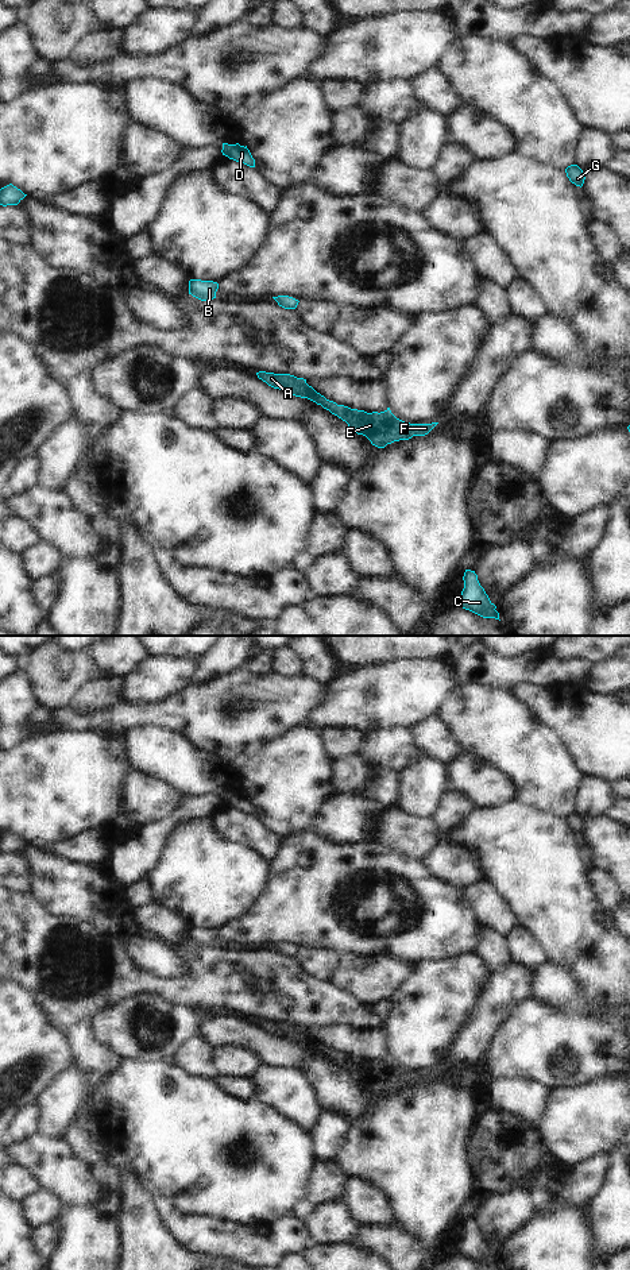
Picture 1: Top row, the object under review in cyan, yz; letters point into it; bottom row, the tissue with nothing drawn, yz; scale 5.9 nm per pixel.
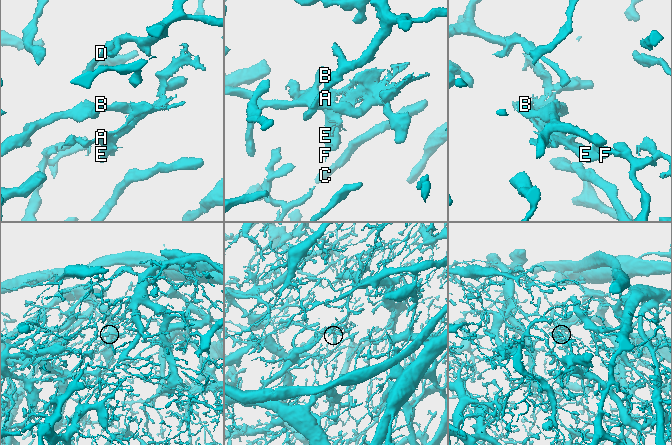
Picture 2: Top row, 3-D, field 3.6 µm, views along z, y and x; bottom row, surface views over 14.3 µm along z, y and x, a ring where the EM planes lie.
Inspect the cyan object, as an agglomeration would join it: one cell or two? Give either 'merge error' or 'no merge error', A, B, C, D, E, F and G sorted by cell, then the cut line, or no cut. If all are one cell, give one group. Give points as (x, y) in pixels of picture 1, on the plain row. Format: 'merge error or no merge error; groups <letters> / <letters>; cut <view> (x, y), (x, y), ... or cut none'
no merge error; groups A B C D E F G; cut none

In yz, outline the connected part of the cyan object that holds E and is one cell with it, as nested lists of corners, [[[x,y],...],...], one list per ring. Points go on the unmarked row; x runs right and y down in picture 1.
[[[259,1019],[258,1026],[274,1037],[287,1039],[295,1045],[308,1046],[332,1062],[337,1064],[348,1072],[357,1082],[366,1084],[372,1093],[384,1096],[387,1092],[399,1088],[409,1088],[413,1084],[428,1082],[438,1070],[432,1072],[410,1072],[397,1066],[390,1055],[384,1059],[367,1061],[364,1058],[351,1057],[344,1053],[337,1053],[317,1041],[306,1031],[306,1027],[297,1026],[290,1022],[274,1022]]]

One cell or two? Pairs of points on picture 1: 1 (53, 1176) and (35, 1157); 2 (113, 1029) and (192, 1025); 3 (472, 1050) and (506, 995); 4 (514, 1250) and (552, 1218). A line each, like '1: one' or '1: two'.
1: one
2: one
3: one
4: one

